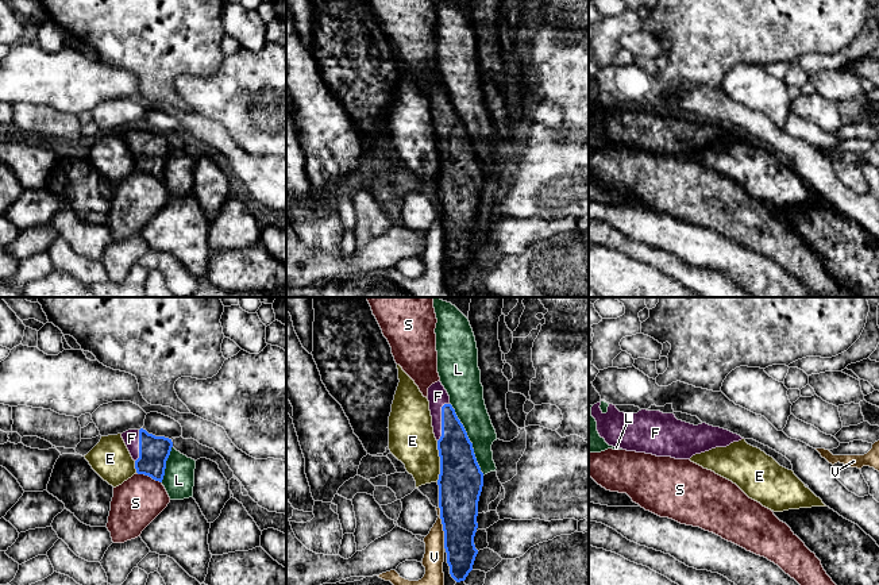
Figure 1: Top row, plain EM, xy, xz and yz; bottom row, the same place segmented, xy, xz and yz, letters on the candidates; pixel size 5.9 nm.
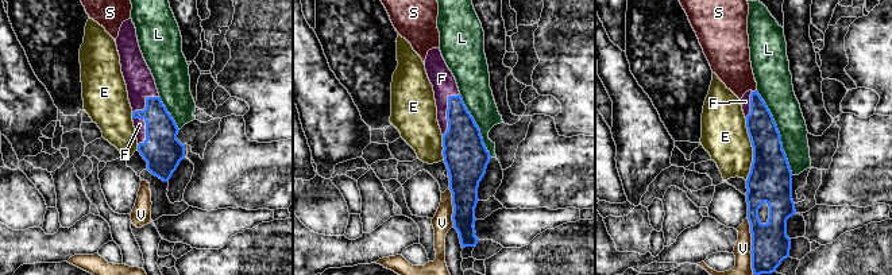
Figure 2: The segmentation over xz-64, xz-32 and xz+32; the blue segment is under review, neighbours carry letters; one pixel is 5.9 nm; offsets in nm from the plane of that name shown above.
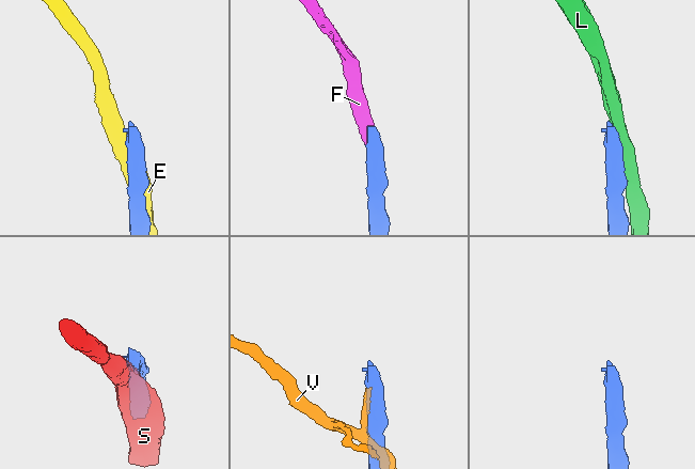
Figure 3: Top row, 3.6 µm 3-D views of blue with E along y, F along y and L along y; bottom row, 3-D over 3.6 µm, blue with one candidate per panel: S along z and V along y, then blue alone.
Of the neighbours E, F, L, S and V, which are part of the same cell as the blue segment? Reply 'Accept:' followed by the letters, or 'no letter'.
Accept: F

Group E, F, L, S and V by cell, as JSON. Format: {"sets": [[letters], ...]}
{"sets": [["E"], ["F"], ["L"], ["S"], ["V"]]}

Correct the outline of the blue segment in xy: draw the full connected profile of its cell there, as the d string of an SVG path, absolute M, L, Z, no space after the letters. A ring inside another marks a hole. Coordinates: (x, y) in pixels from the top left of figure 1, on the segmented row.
M128 430L122 438L135 461L138 474L144 474L162 482L166 461L170 455L173 442L165 436L155 436L146 430Z

